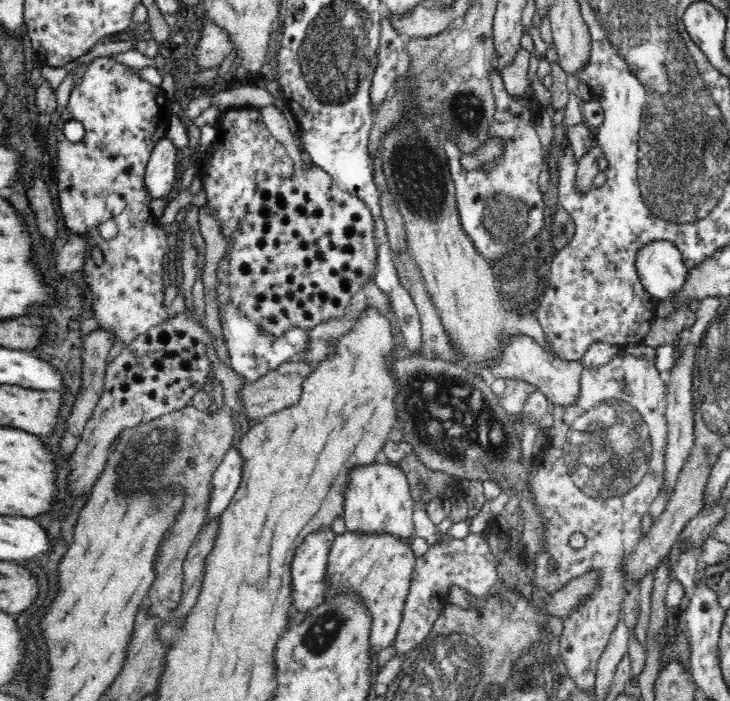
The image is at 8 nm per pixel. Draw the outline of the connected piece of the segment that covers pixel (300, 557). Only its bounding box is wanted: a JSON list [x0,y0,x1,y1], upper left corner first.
[291,529,334,613]

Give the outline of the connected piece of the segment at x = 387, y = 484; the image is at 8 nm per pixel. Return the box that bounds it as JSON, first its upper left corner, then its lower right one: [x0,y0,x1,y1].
[343,461,415,540]

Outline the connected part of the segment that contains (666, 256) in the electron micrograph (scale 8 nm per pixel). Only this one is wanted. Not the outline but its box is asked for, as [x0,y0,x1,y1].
[633,240,689,301]

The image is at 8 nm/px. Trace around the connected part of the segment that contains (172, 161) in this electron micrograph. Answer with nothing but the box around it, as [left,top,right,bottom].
[144,138,178,199]

